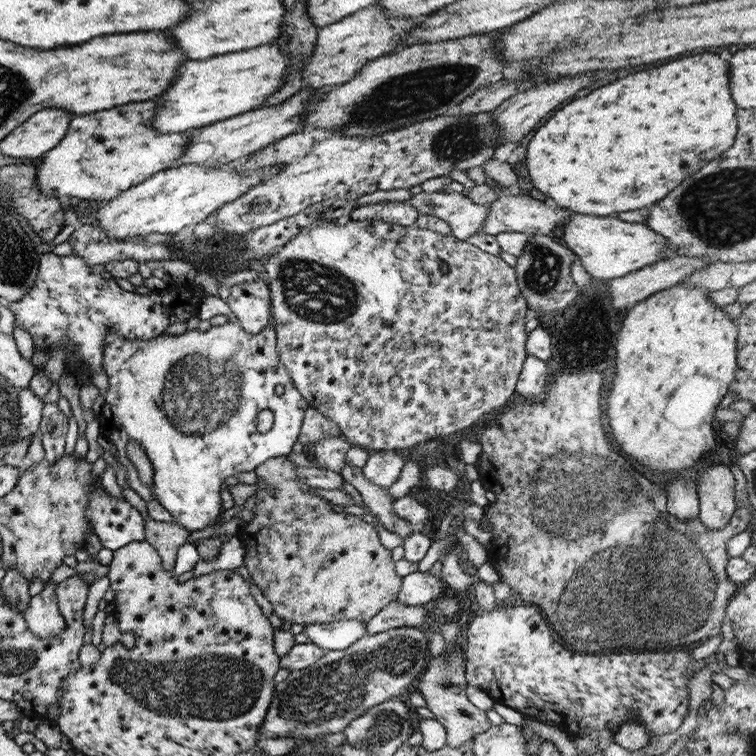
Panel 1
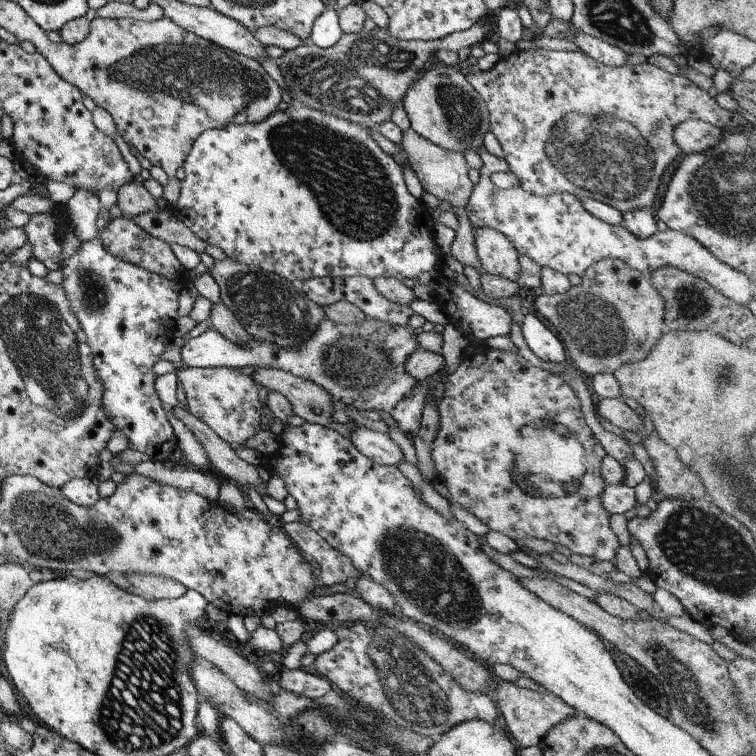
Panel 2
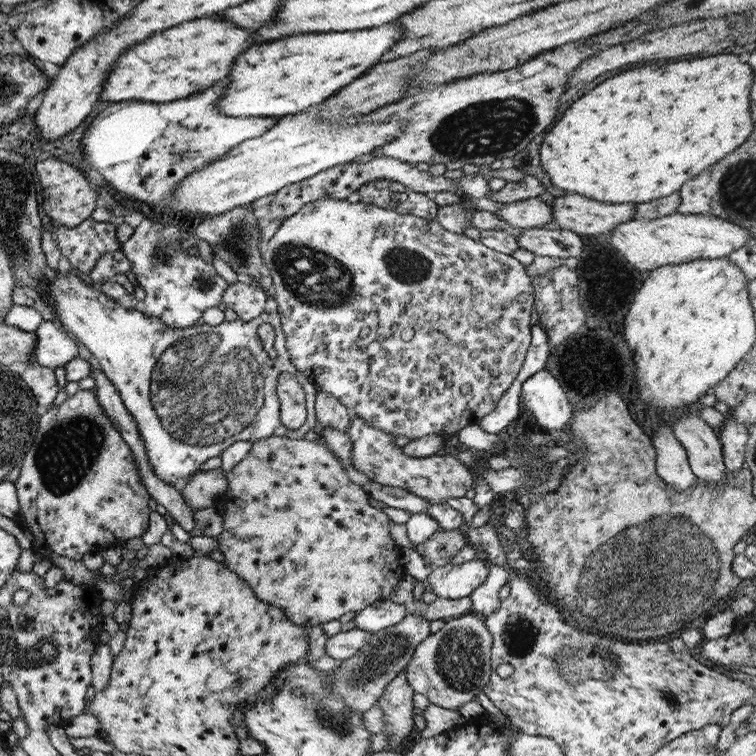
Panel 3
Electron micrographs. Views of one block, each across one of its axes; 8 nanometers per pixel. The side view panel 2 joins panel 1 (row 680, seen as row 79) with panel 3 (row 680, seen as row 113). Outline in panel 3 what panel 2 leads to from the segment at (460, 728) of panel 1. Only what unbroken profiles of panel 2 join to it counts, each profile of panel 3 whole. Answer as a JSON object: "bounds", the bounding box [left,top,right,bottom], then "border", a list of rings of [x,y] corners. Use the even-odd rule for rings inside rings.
{"bounds":[405,614,492,710],"border":[[[466,614],[458,618],[449,619],[444,622],[443,628],[435,634],[430,634],[419,642],[409,662],[406,664],[405,680],[414,694],[421,694],[434,706],[447,708],[447,710],[458,710],[463,704],[476,699],[482,689],[486,686],[490,666],[490,648],[492,637],[485,629],[482,617],[476,614]]]}

